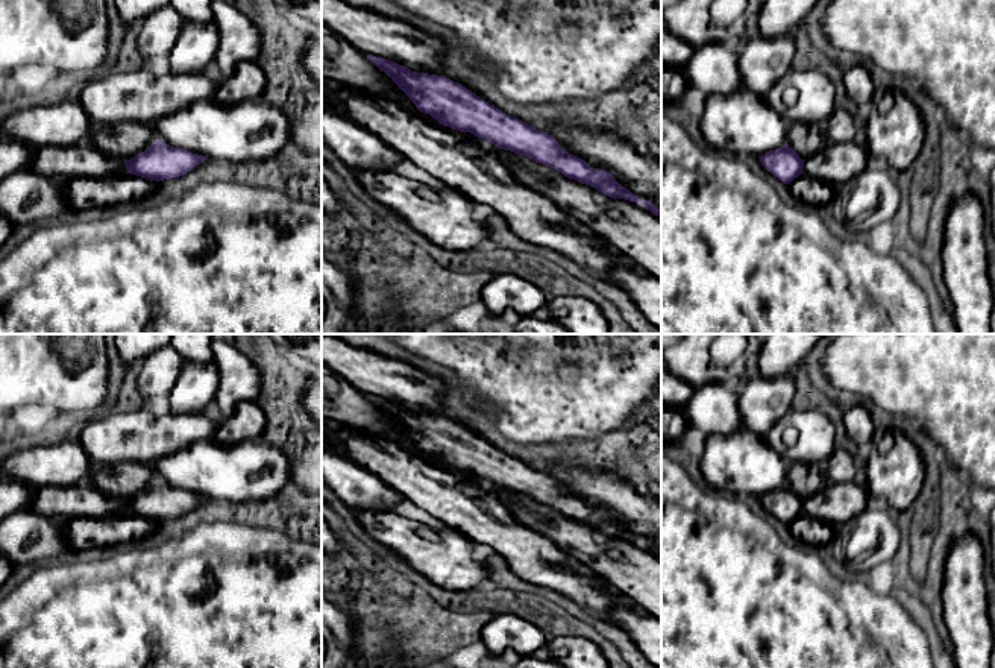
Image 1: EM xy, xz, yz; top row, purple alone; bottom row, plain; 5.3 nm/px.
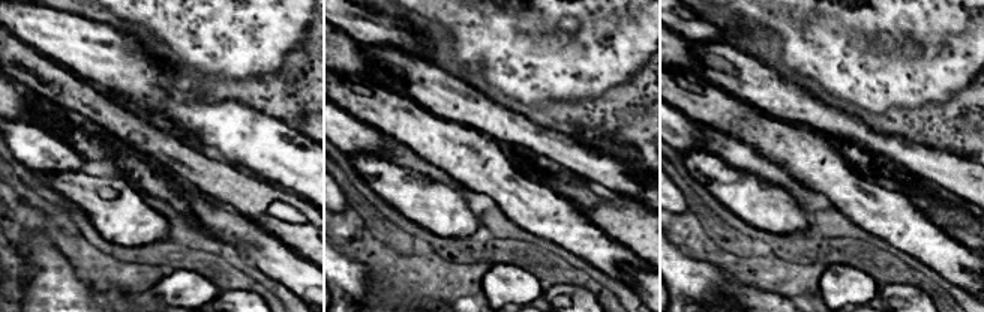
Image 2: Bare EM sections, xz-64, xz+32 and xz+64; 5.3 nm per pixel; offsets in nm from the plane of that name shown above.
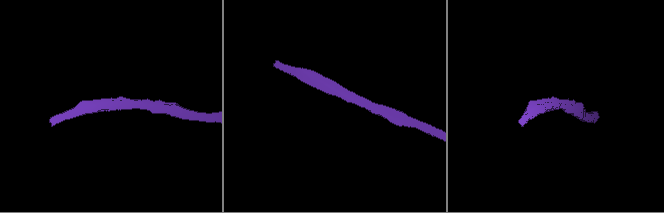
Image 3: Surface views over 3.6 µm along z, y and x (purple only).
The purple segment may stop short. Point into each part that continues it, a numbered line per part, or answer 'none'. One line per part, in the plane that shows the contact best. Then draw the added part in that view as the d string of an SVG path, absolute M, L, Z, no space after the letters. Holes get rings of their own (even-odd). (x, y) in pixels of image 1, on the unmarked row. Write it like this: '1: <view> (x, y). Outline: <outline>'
none

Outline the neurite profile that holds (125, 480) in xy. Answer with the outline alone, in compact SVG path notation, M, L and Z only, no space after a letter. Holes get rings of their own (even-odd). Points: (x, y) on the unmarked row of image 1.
M124 462L93 468L88 483L109 496L130 499L156 480L152 465Z

